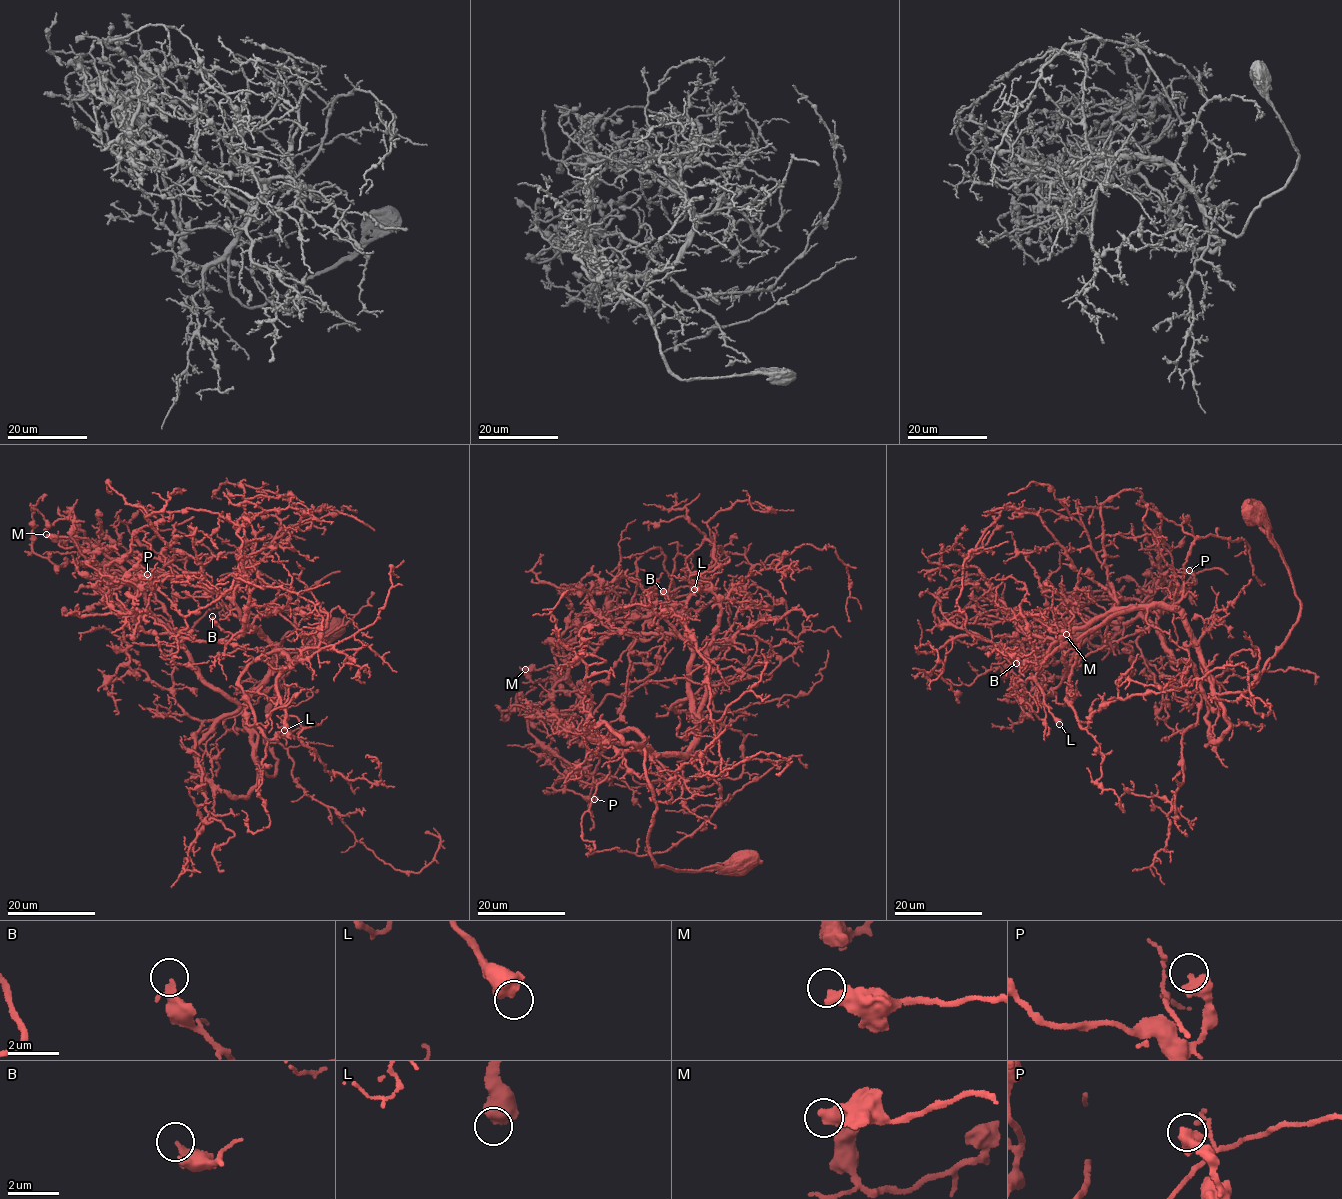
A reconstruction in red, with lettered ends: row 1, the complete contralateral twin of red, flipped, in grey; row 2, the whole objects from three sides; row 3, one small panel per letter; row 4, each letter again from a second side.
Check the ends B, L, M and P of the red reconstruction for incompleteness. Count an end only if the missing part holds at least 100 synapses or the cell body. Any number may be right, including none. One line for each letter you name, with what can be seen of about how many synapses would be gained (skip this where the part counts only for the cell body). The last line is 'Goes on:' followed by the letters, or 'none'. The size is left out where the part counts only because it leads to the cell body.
L: about 150 synapses
Goes on: L

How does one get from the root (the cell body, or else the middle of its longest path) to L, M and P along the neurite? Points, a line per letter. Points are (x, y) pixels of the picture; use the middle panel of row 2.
L: (744, 863), (660, 867), (647, 843), (656, 807), (642, 747), (687, 752), (721, 614), (712, 592), (694, 589)
M: (744, 863), (658, 865), (644, 748), (592, 738), (588, 702), (567, 676), (525, 669)
P: (744, 863), (658, 865), (647, 752), (590, 730), (608, 743), (594, 799)

